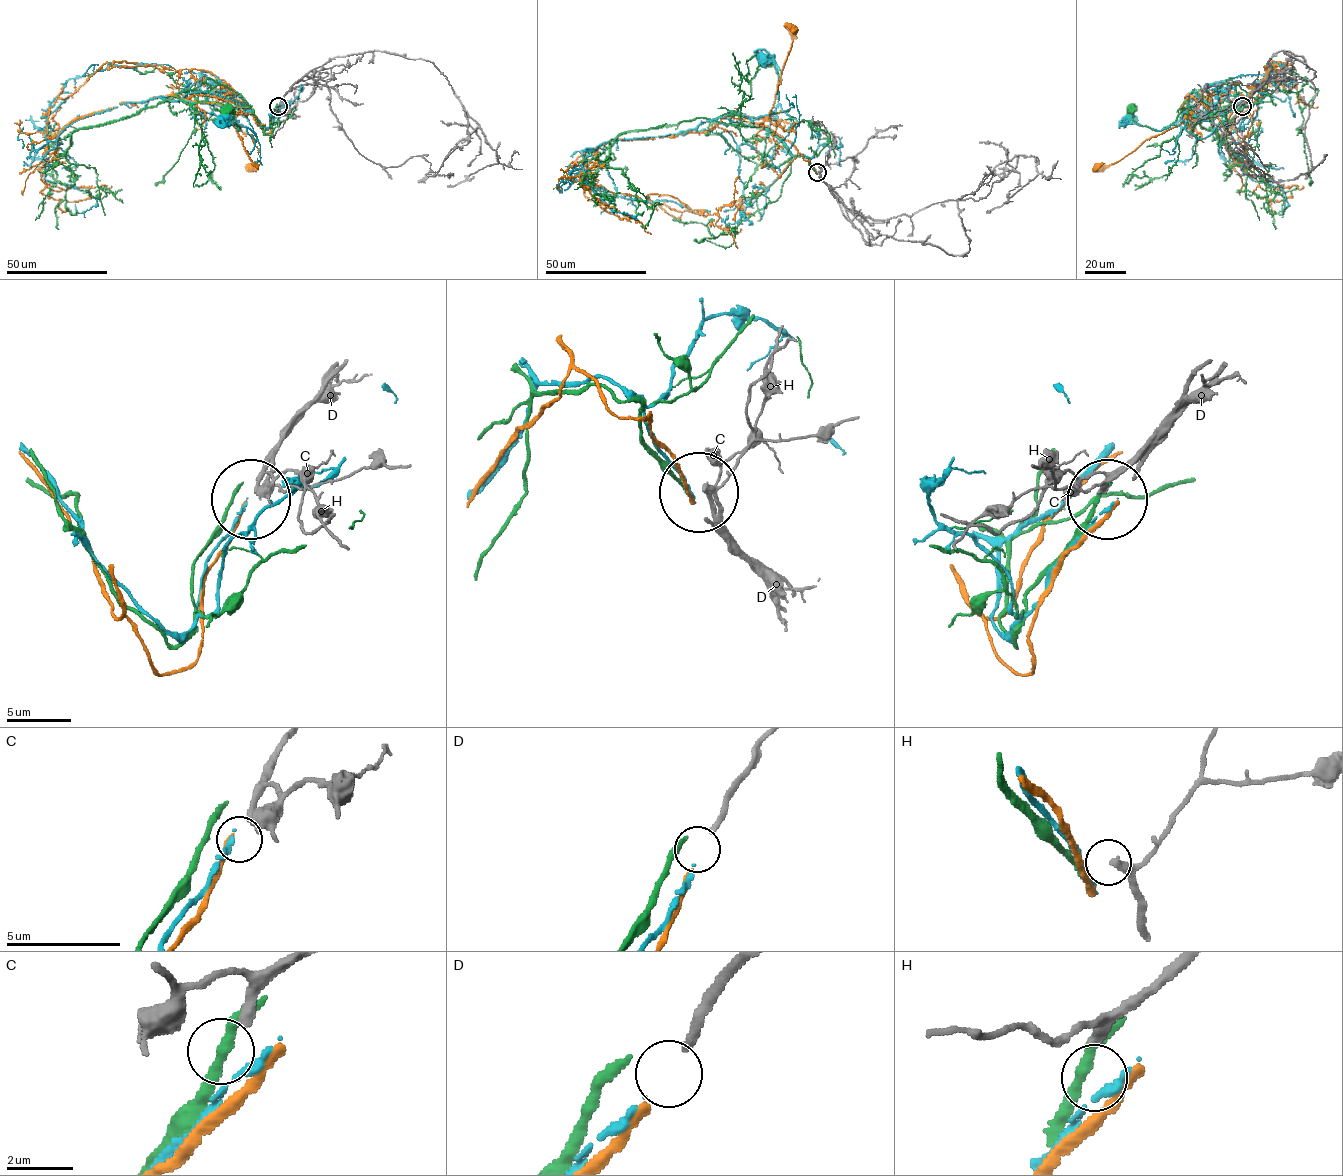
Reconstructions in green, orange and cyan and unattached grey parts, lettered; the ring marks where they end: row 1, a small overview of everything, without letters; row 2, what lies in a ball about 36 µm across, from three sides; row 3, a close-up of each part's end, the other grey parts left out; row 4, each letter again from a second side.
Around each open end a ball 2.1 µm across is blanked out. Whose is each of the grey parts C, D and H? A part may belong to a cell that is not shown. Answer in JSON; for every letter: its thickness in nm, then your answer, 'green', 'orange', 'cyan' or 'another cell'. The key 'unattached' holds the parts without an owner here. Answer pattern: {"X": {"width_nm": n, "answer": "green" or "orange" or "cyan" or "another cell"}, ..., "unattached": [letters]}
{"C": {"width_nm": 320, "answer": "another cell"}, "D": {"width_nm": 240, "answer": "cyan"}, "H": {"width_nm": 360, "answer": "another cell"}, "unattached": ["C", "H"]}

